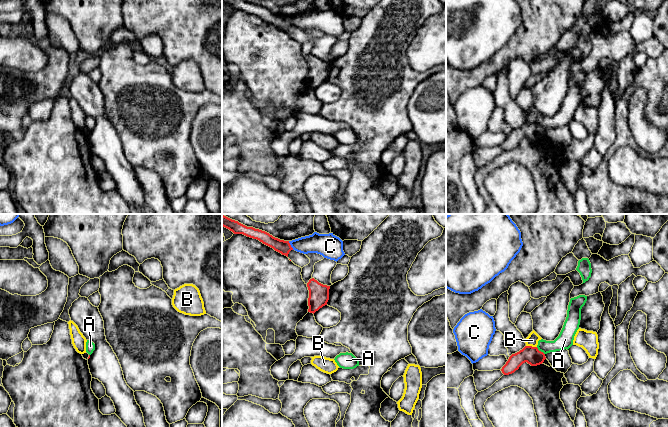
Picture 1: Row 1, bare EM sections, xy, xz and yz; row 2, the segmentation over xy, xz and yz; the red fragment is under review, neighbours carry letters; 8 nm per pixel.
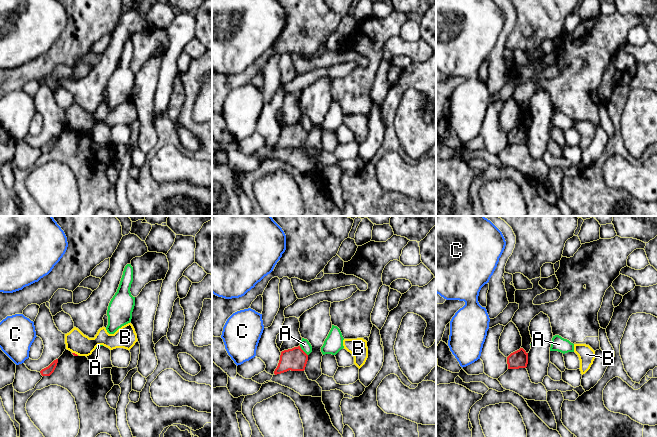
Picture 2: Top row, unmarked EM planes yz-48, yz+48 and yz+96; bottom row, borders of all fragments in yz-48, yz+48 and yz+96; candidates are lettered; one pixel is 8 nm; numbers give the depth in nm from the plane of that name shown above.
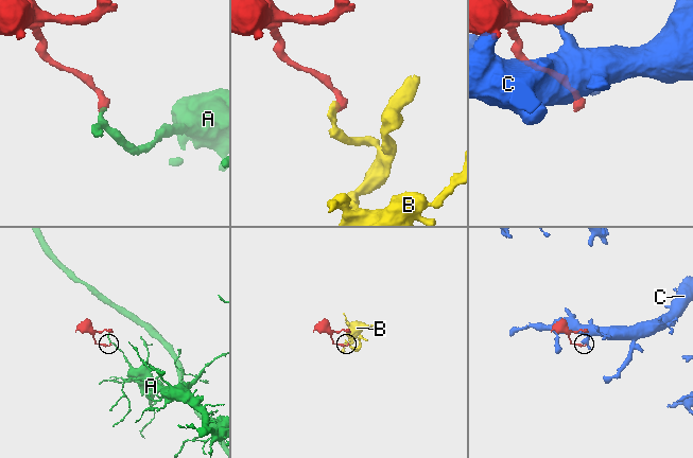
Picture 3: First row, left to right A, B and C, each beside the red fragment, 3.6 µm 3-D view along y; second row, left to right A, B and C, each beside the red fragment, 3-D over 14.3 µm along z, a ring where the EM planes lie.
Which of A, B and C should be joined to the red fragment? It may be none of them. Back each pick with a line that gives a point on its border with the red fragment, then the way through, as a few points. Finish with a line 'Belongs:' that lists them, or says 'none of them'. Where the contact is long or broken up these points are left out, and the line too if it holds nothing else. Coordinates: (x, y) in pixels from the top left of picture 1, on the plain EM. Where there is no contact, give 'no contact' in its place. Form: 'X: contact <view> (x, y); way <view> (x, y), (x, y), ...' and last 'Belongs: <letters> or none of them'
Belongs: none of them

